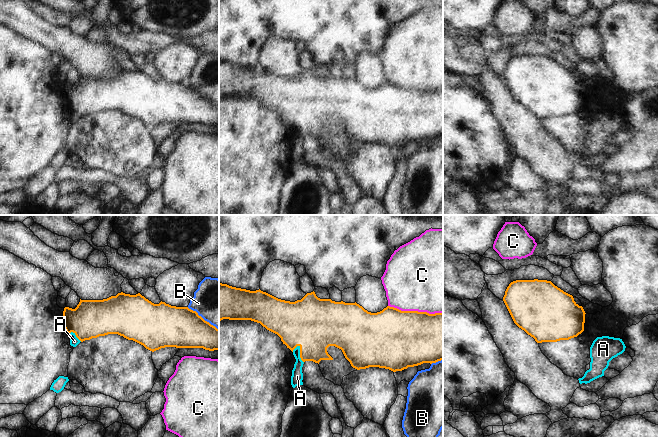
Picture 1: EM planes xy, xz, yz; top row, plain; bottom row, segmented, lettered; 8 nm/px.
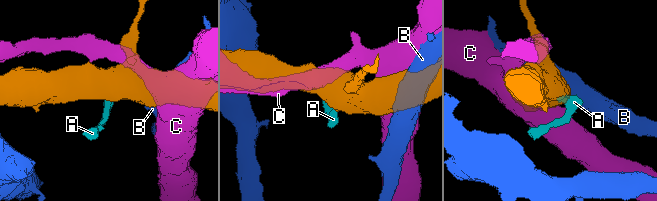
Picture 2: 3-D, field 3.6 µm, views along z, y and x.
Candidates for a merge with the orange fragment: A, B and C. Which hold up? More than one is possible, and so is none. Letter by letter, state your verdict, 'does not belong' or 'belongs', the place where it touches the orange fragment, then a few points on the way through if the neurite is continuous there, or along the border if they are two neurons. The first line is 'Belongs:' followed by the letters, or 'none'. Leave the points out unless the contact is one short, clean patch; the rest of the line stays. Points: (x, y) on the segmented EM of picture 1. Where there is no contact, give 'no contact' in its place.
Belongs: A
A: belongs; meets orange in xz at (300, 354); runs through xz (313, 326), (300, 354), (297, 376)
B: does not belong; meets orange in xy at (202, 318)
C: does not belong; meets orange in xz at (415, 311)

